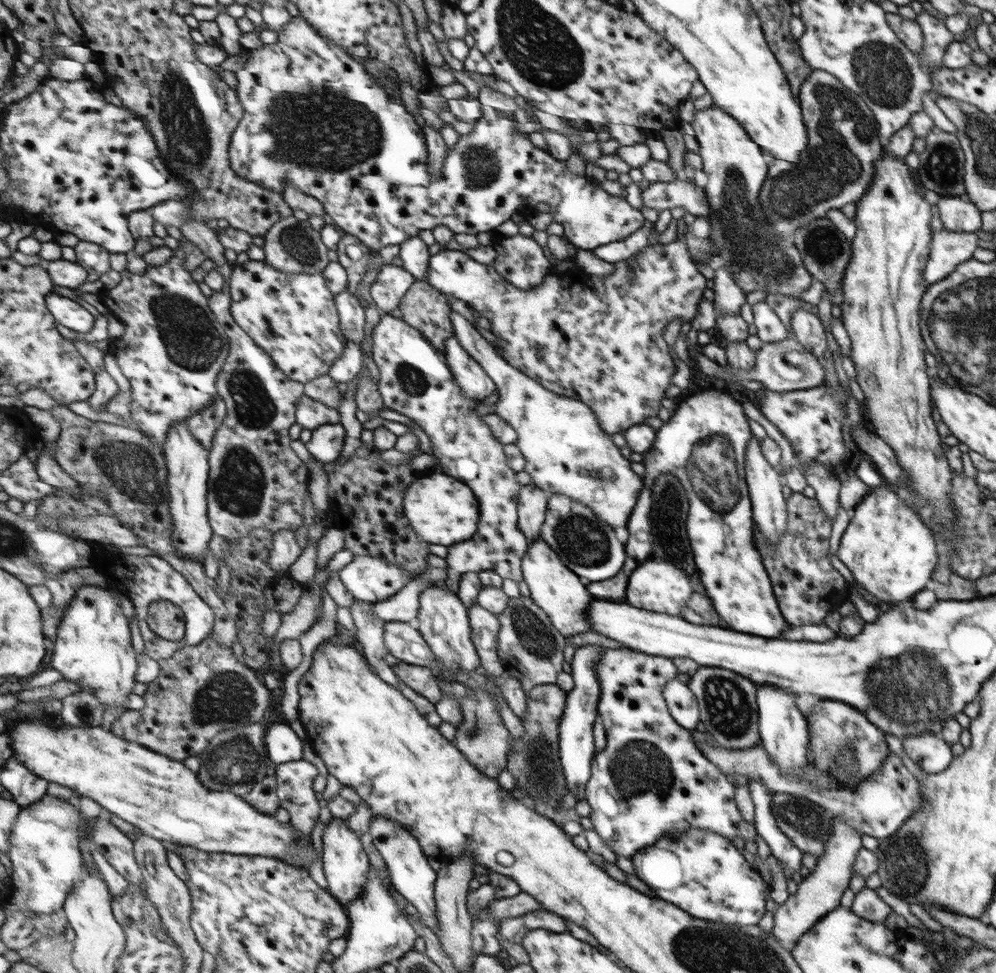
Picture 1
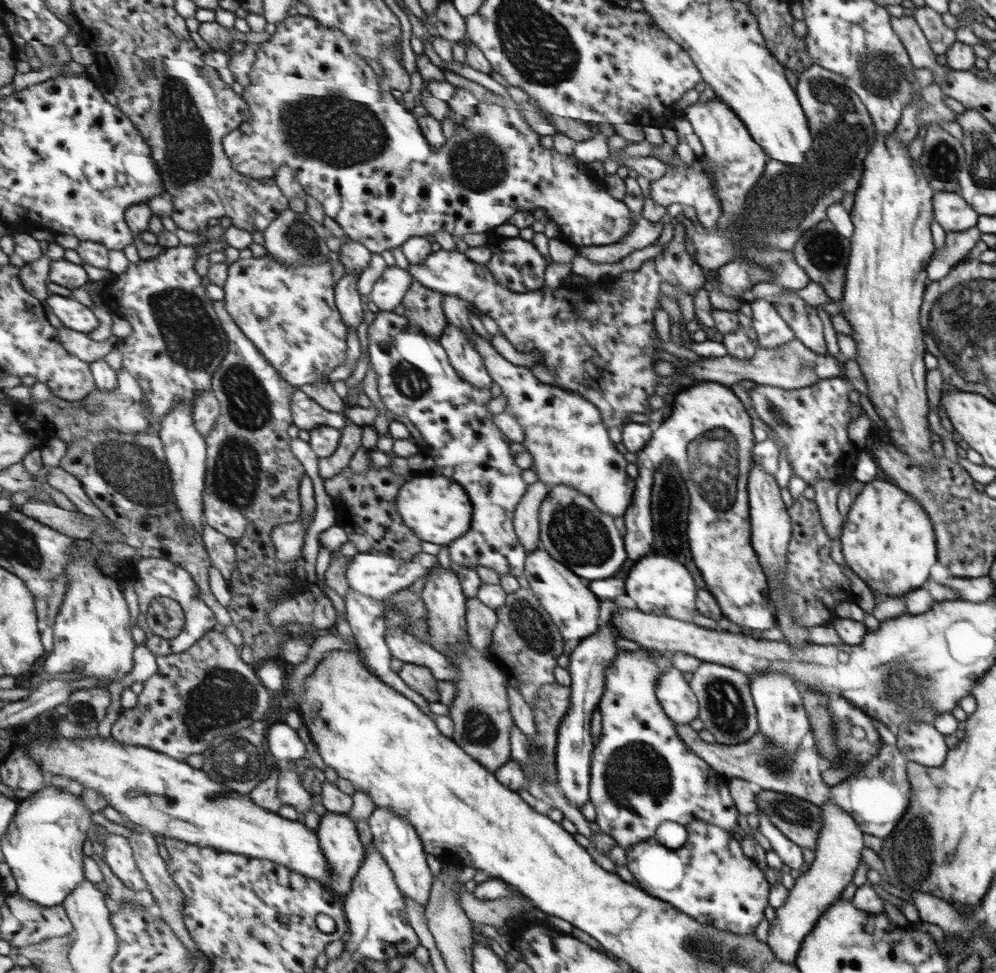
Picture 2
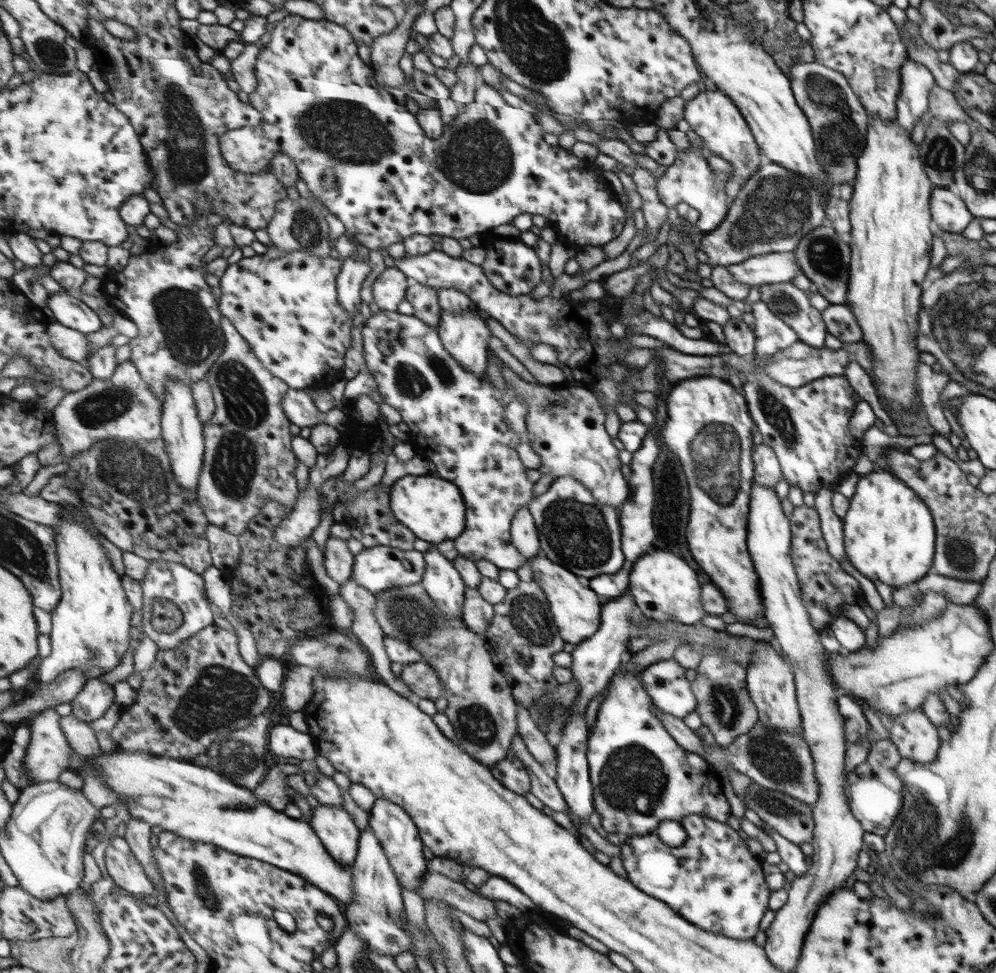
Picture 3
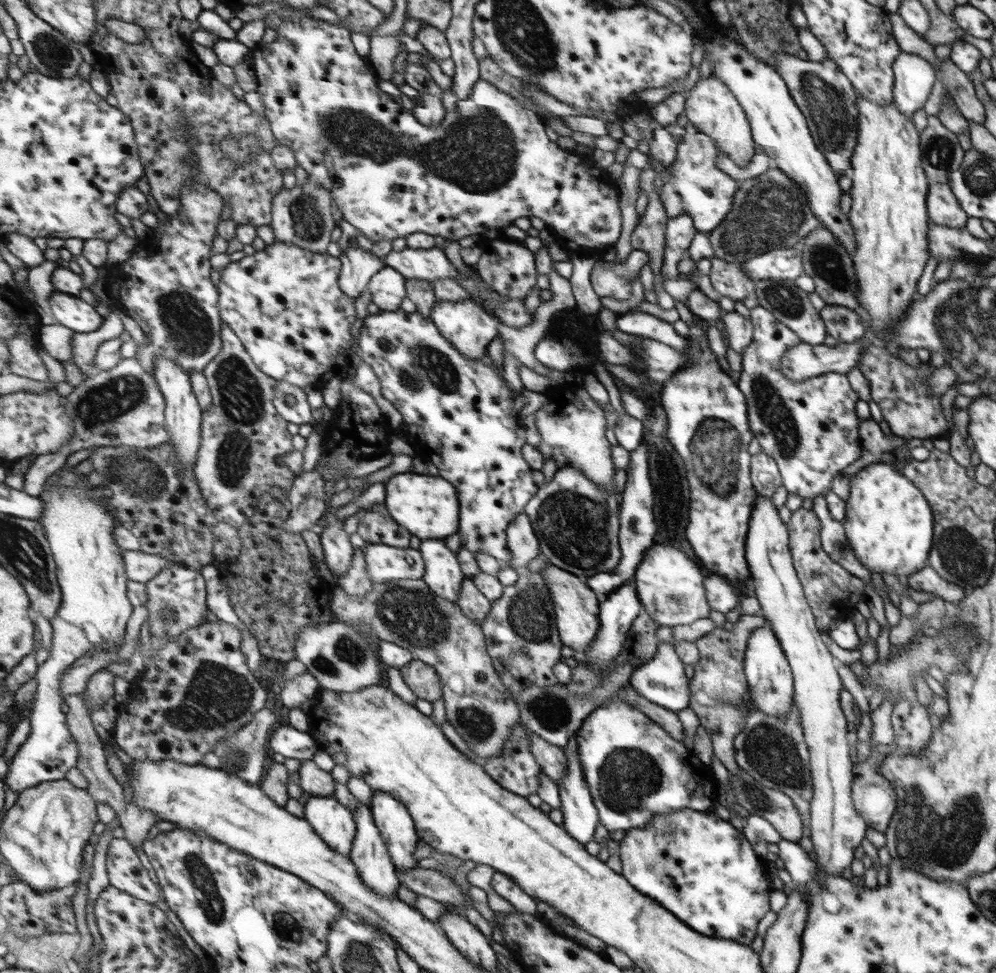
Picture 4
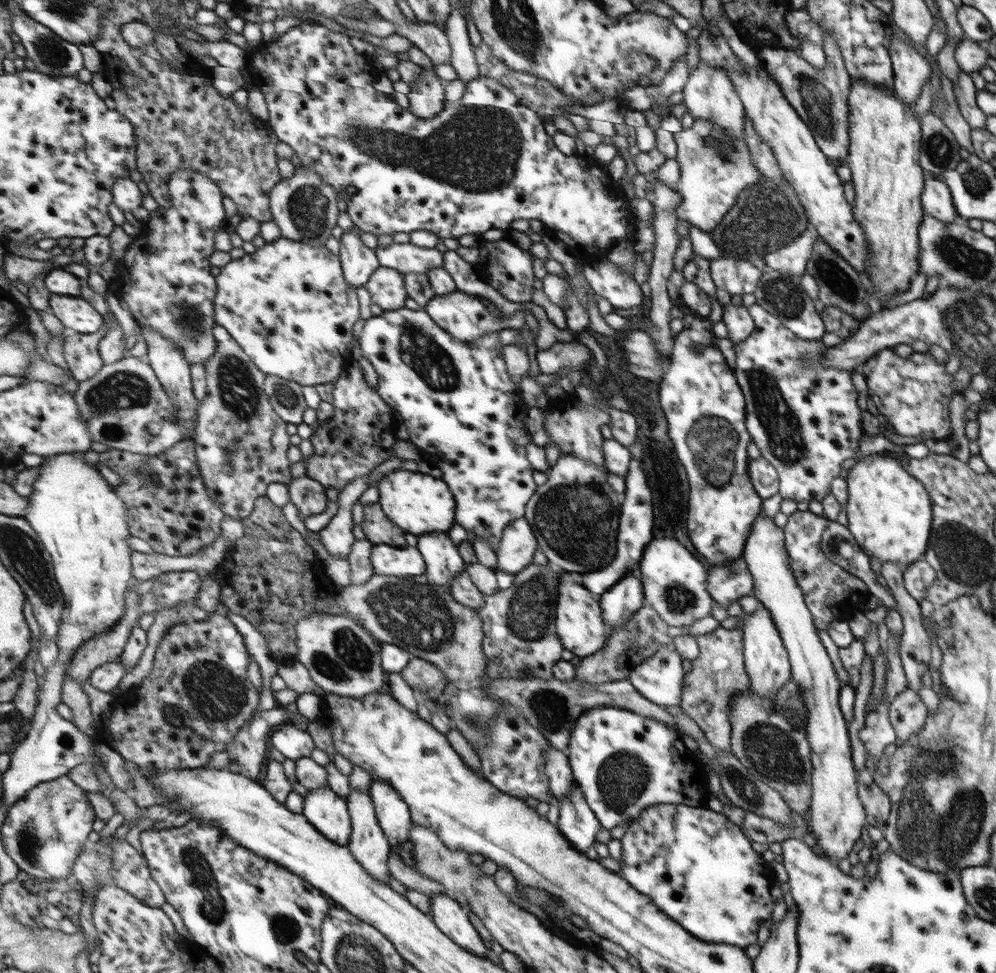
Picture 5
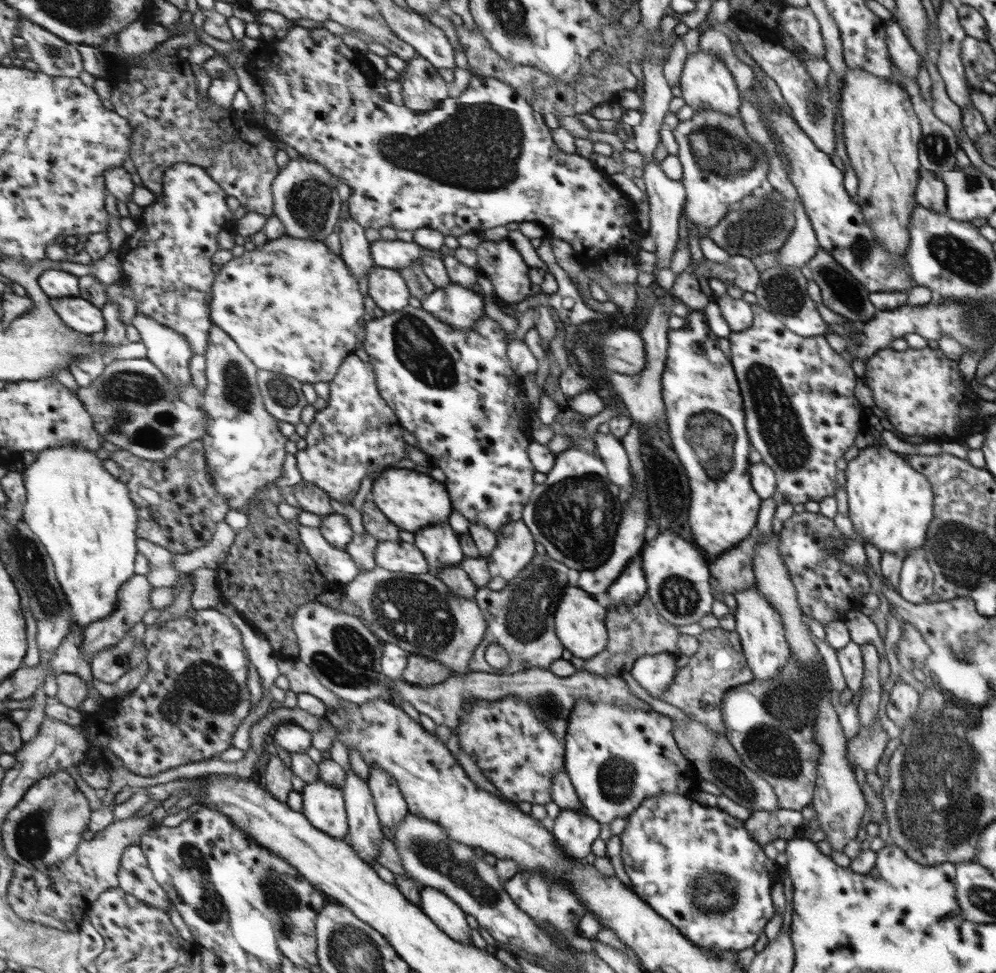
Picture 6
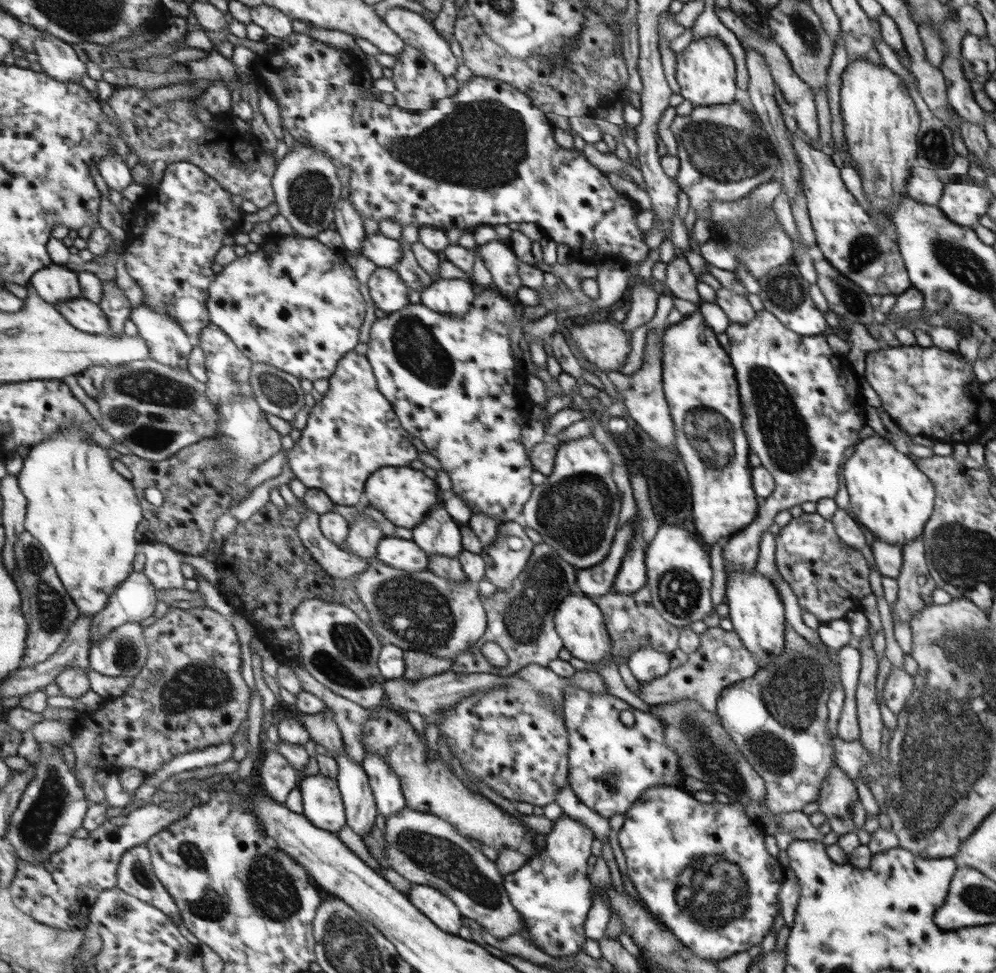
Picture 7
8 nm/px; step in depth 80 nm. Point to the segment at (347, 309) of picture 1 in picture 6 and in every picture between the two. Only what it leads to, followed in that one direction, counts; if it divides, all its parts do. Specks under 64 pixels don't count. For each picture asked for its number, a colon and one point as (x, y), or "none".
2: (349, 303)
3: (350, 280)
4: (359, 266)
5: (359, 262)
6: (356, 250)

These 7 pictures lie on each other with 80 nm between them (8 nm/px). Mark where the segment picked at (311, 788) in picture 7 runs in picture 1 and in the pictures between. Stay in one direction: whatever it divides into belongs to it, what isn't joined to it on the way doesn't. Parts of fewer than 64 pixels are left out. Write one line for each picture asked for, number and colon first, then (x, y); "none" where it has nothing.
1: (347, 866)
2: (339, 836)
3: (335, 825)
4: (333, 821)
5: (329, 812)
6: (324, 805)

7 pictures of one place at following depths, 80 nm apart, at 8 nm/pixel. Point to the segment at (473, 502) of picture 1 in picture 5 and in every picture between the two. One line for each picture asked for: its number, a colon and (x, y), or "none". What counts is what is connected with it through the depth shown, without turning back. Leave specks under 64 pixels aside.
2: (439, 510)
3: (432, 507)
4: (428, 505)
5: (419, 503)

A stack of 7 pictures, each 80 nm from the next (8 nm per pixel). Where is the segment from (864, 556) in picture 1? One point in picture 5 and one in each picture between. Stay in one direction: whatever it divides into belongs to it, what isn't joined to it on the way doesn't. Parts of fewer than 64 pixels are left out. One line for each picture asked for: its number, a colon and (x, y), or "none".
2: (886, 539)
3: (887, 532)
4: (887, 523)
5: (888, 511)

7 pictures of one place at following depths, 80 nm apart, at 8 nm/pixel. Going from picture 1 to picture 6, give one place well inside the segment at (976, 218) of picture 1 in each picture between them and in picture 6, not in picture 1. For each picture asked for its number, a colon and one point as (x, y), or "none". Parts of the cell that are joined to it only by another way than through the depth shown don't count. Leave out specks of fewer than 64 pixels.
2: (951, 212)
3: (950, 214)
4: (945, 211)
5: (936, 200)
6: (931, 192)

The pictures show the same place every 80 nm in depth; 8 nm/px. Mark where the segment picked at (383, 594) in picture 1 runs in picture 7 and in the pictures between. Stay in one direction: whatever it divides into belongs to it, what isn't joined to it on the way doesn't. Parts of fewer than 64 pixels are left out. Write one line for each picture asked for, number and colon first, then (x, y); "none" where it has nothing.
2: (379, 575)
3: (380, 568)
4: (384, 563)
5: (407, 560)
6: (402, 556)
7: (404, 554)

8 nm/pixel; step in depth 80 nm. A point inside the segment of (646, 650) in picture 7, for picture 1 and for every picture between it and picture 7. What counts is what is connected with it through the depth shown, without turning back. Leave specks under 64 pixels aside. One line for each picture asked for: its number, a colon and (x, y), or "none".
1: (681, 702)
2: (678, 701)
3: (670, 692)
4: (661, 680)
5: (658, 678)
6: (654, 673)

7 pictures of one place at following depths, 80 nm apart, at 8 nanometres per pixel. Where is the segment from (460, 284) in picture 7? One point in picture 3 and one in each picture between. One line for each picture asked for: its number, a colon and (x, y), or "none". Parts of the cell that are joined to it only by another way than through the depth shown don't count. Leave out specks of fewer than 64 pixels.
3: (466, 335)
4: (468, 325)
5: (467, 317)
6: (462, 307)

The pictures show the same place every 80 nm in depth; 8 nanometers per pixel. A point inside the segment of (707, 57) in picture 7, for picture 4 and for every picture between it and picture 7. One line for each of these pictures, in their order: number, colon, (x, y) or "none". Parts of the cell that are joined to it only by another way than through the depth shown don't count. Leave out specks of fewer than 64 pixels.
4: (711, 108)
5: (708, 94)
6: (705, 84)

